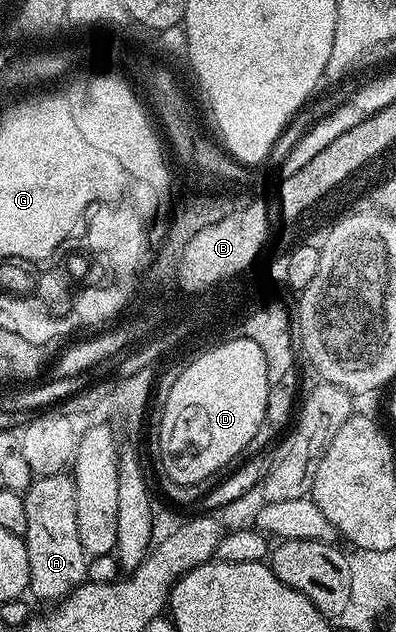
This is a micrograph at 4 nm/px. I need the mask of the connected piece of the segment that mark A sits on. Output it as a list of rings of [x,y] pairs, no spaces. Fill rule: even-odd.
[[[70,473],[36,477],[23,494],[25,504],[25,541],[29,552],[29,594],[39,602],[58,604],[88,581],[89,556],[77,532],[77,492]]]

